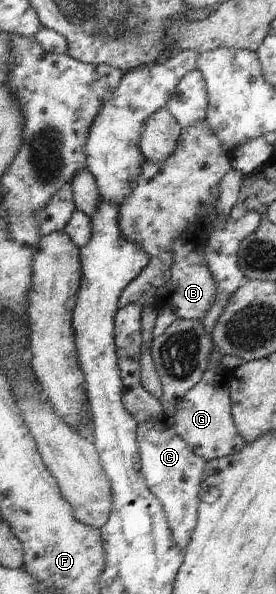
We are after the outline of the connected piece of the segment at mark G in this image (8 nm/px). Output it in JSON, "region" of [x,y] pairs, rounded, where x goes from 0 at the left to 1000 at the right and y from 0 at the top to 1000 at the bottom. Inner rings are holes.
{"region":[[[775,588],[757,620],[717,648],[645,672],[641,694],[623,705],[641,715],[641,727],[703,758],[707,764],[761,774],[870,763],[891,751],[888,736],[862,726],[844,704],[844,675],[837,673],[837,641],[848,623],[801,621],[804,596]]]}

